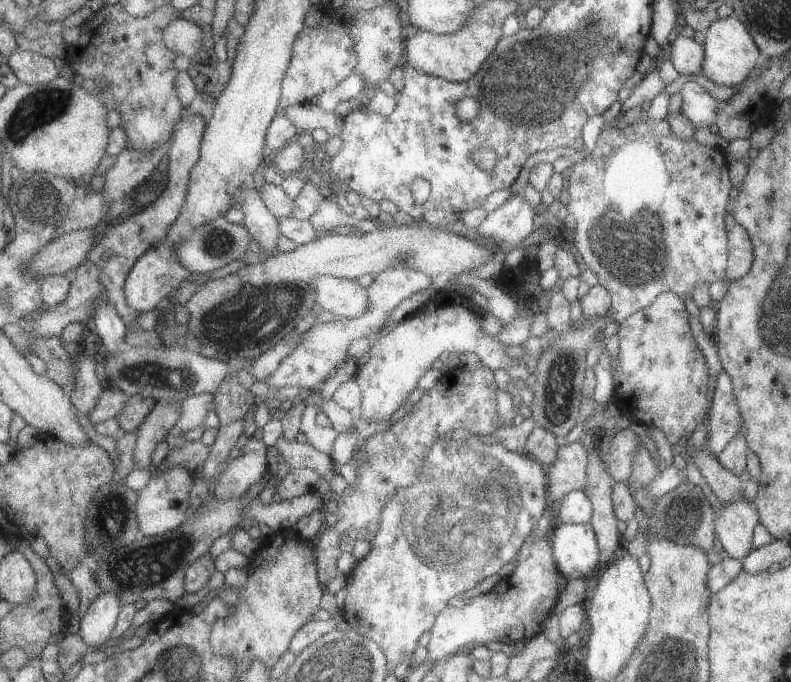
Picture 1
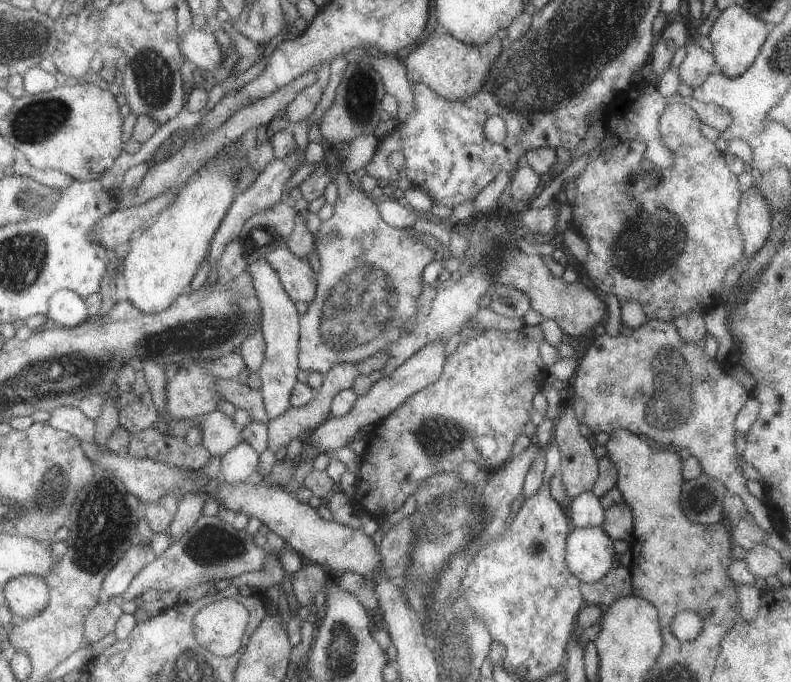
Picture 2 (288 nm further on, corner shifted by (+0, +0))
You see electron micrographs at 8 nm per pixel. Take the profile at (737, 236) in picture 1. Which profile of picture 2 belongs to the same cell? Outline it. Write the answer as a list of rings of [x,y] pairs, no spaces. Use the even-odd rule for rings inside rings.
[[[751,186],[741,194],[739,208],[735,214],[735,226],[743,240],[743,256],[749,260],[757,250],[763,248],[767,236],[773,230],[769,204]]]

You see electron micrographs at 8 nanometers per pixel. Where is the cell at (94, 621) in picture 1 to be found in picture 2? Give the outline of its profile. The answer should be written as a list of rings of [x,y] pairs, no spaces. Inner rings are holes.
[[[139,544],[127,548],[127,552],[123,552],[123,556],[105,574],[99,592],[99,602],[111,602],[111,598],[125,592],[131,580],[139,574],[139,570],[153,560],[153,554],[147,548],[141,548]]]

